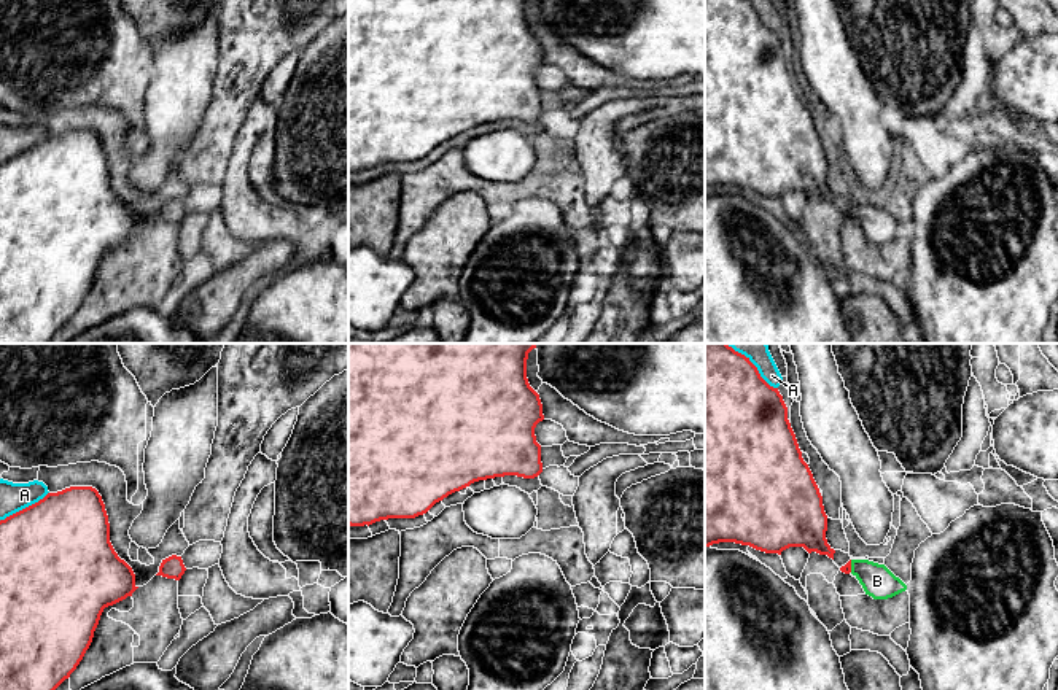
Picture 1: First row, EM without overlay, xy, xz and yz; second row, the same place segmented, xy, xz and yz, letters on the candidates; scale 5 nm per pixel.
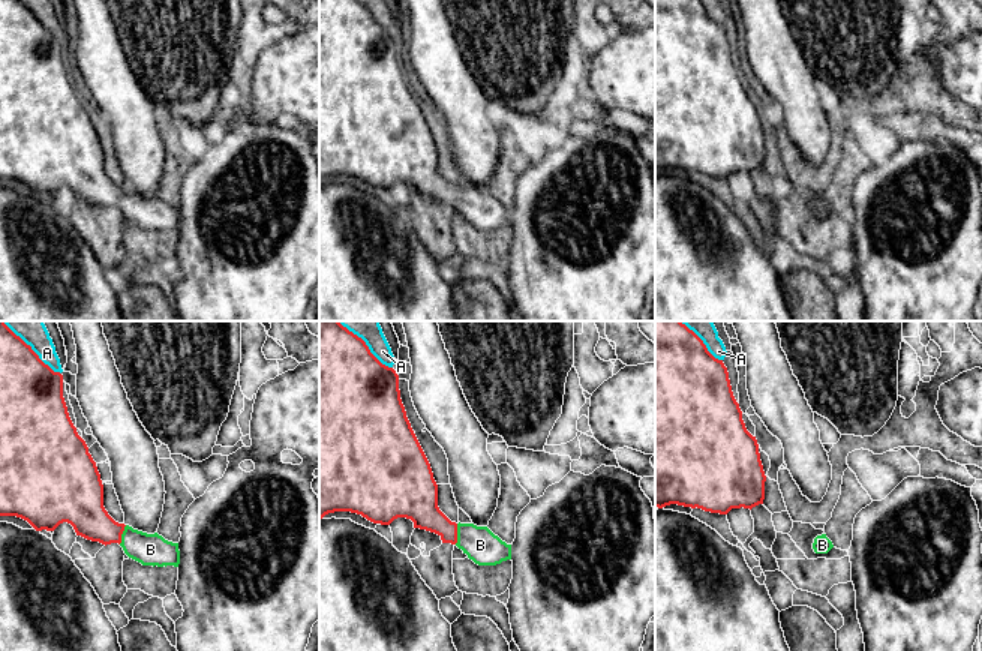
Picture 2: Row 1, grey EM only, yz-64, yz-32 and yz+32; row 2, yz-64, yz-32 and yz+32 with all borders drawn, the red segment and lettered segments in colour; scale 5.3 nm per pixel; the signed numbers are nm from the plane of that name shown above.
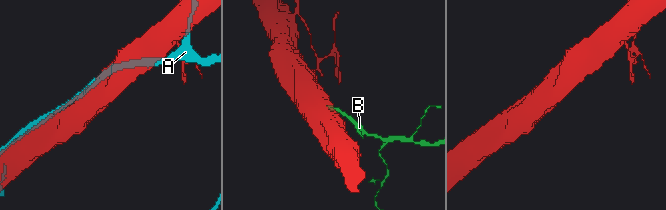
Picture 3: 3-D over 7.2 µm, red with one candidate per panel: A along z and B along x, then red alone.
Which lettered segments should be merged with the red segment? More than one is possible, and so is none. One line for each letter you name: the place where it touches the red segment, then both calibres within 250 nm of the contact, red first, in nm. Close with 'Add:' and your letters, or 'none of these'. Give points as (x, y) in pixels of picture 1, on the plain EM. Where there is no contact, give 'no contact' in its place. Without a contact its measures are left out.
B: meets red in yz at (850, 210); 50 nm thick on the red side, 160 nm on the other
Add: B

